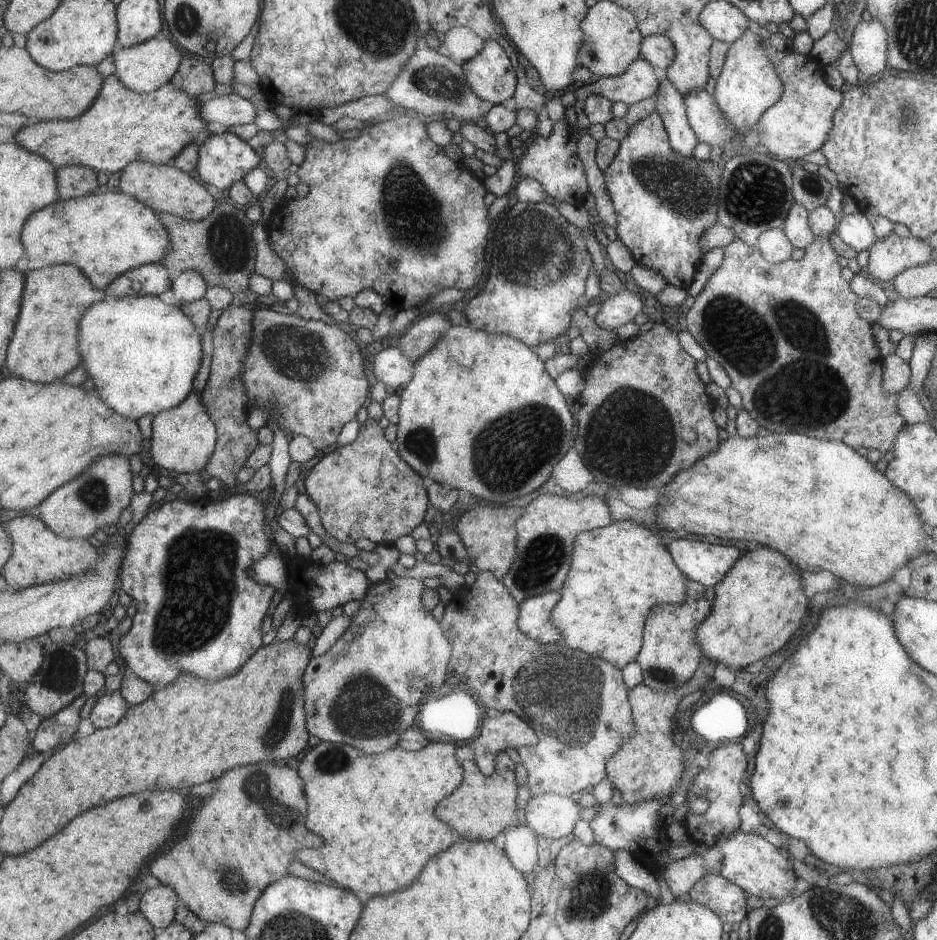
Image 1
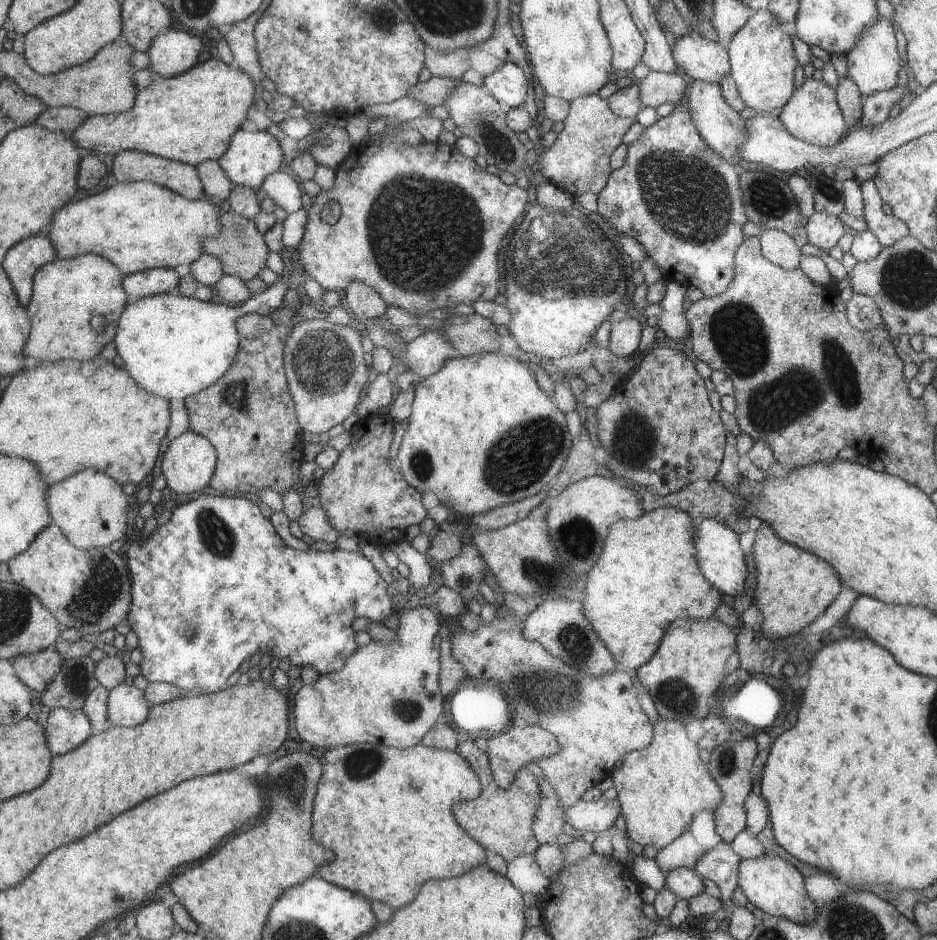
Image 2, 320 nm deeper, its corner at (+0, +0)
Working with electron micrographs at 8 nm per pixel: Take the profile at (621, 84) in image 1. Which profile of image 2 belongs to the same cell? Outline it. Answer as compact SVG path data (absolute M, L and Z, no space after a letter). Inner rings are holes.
M649 71L645 78L635 82L642 106L654 109L663 103L679 104L689 86L686 77L663 71Z

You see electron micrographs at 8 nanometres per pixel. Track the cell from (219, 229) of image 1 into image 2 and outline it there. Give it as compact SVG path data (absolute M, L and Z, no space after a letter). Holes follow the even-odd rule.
M233 210L223 216L223 232L220 232L219 236L206 240L204 252L216 256L224 266L227 275L242 278L244 281L259 276L270 255L265 236L257 228L254 219L248 219Z

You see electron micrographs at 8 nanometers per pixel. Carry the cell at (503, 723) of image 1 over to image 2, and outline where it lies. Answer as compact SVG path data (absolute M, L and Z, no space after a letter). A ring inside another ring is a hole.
M511 722L504 733L500 733L488 739L487 754L494 772L495 780L501 788L511 788L514 775L523 768L527 762L536 762L543 757L550 757L559 750L557 737L549 731L539 727L530 727L518 722Z

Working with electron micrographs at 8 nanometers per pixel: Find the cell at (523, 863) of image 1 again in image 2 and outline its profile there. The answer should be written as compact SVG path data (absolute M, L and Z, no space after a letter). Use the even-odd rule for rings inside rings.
M522 854L516 856L507 864L506 869L506 877L523 894L531 892L531 894L538 895L545 892L550 885L551 879L541 873L533 859L533 855Z

